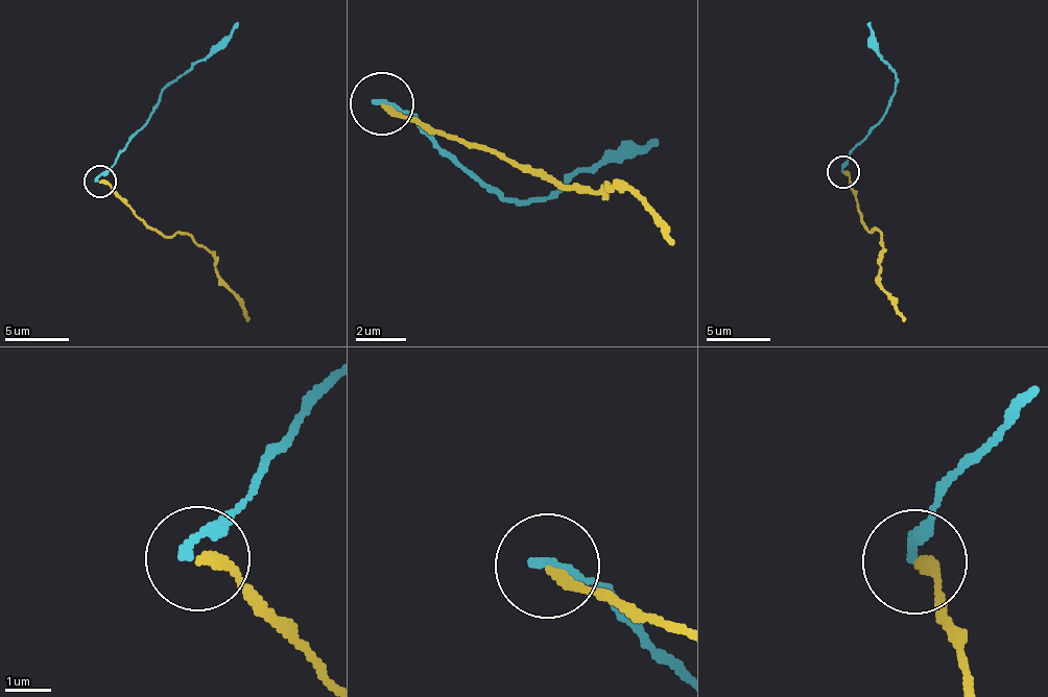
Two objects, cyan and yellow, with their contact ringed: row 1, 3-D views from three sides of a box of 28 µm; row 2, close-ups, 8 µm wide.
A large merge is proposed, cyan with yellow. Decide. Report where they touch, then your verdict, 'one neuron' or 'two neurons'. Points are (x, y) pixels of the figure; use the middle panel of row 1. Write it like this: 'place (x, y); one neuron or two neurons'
place (382, 103); two neurons

